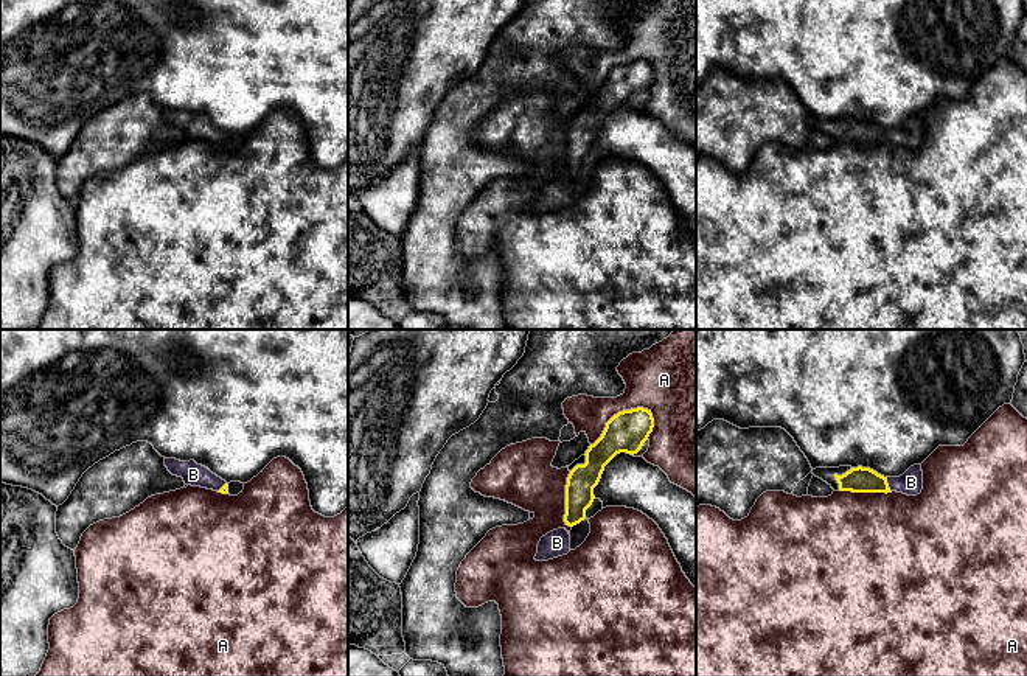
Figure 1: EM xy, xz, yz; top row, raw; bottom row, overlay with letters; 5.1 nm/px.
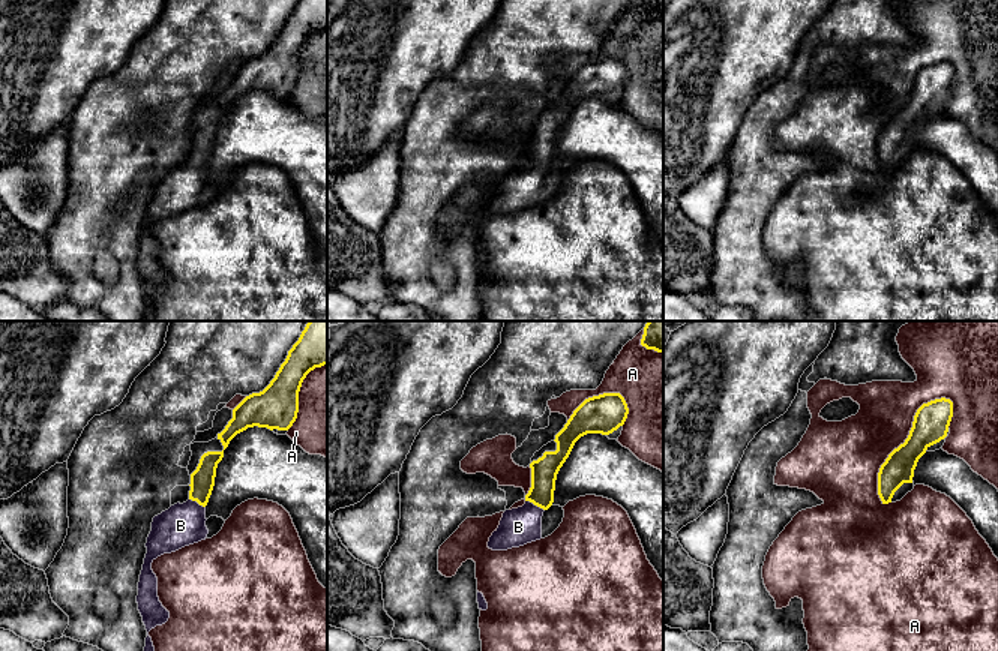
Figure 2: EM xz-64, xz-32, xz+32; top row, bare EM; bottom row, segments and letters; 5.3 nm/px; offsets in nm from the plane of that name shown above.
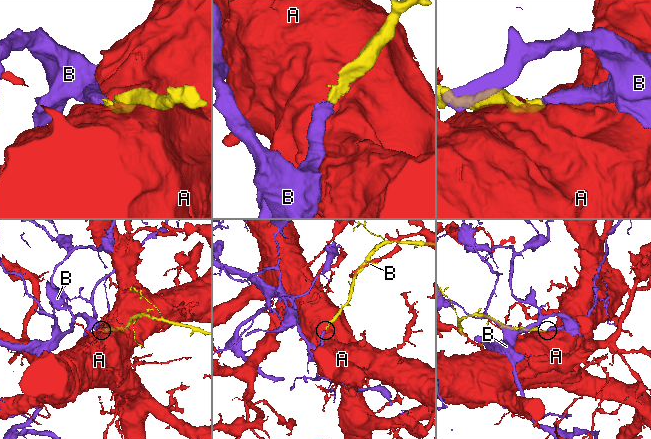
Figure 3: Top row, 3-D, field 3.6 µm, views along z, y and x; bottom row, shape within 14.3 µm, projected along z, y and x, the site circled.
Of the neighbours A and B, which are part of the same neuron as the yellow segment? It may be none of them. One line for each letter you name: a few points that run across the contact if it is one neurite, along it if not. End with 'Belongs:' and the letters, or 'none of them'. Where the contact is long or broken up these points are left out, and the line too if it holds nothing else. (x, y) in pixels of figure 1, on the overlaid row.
B: yz (859, 479), (887, 485), (911, 482)
Belongs: B

